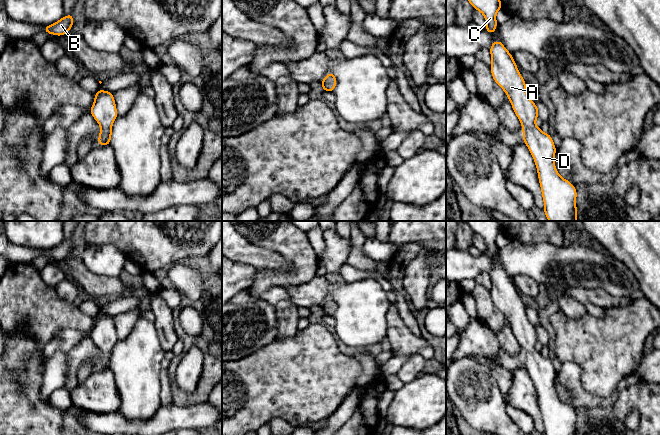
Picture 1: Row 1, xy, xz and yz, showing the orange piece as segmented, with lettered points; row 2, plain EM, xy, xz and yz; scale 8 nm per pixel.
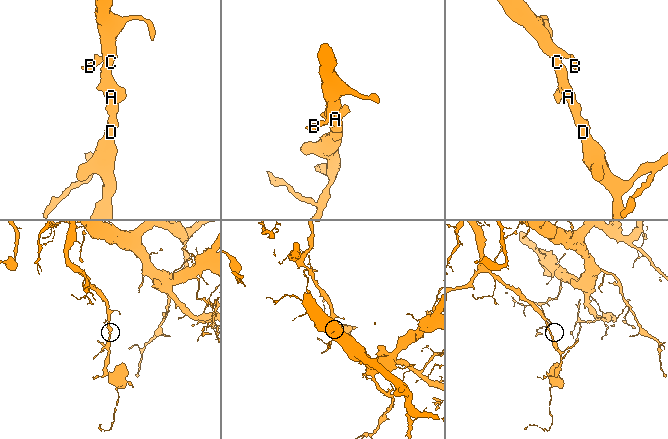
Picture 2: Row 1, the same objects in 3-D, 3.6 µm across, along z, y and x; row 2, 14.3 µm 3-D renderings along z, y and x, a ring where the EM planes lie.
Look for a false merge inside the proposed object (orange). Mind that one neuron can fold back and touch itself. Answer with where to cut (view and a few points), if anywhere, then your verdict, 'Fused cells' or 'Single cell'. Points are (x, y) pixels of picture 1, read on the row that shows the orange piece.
No split. Single cell

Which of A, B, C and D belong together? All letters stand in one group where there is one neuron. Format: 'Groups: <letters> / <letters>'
Groups: A B C D

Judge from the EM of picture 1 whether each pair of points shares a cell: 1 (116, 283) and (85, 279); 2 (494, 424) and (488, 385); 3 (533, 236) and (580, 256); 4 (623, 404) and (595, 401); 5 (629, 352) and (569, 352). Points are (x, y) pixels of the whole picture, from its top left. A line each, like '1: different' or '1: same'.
1: same
2: same
3: different
4: different
5: same

